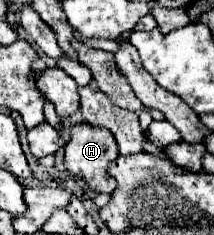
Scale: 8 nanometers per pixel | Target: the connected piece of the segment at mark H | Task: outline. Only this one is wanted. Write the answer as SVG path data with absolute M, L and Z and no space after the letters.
M86 122L76 124L72 128L72 138L66 144L66 156L64 156L64 166L70 174L84 178L84 182L96 190L96 192L106 192L112 194L116 188L116 180L108 174L108 166L112 164L112 160L118 158L118 148L116 148L116 140L112 138L112 134L104 128L94 128L88 126Z

